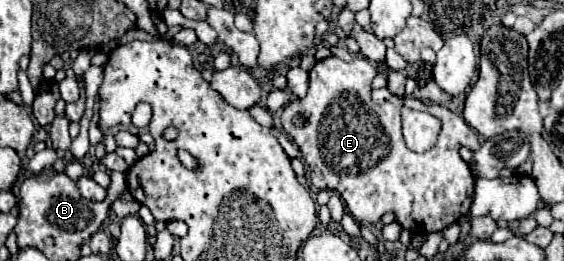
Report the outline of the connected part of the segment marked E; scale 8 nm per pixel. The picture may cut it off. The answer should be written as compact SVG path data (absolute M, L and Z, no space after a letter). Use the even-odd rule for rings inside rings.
M354 54L350 62L340 60L338 56L318 60L310 70L310 88L306 98L292 100L282 110L282 128L298 144L304 162L310 166L310 182L316 188L336 190L346 202L350 214L358 222L378 222L386 212L396 212L400 226L408 228L414 234L430 234L444 230L446 226L458 222L462 216L468 214L474 196L474 178L470 166L460 158L460 144L474 152L478 150L480 140L472 132L472 128L464 122L464 118L450 112L446 106L424 104L416 98L402 98L395 95L392 95L386 104L374 104L370 94L372 94L372 80L376 74L378 74L376 64L370 62L368 58L362 58L360 54ZM406 105L411 109L430 112L442 122L436 146L424 154L416 154L408 150L404 144L400 111ZM298 116L306 120L302 126L294 124L294 118Z

